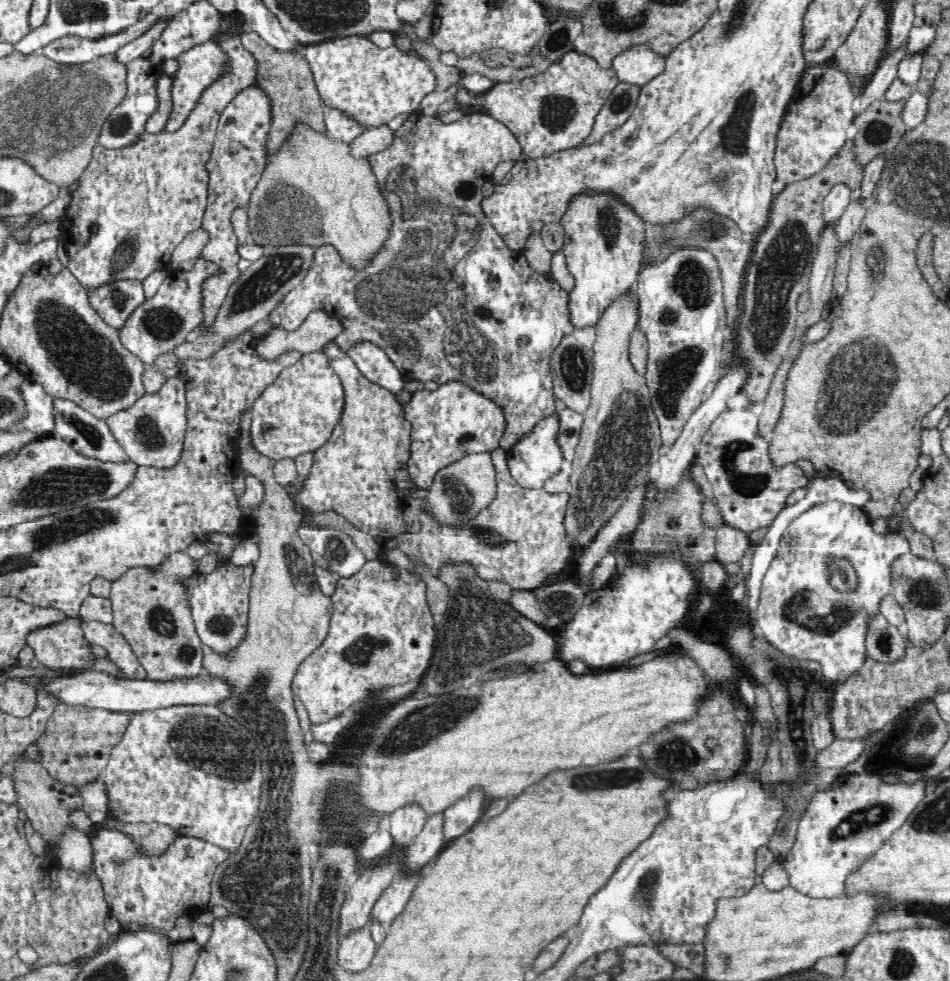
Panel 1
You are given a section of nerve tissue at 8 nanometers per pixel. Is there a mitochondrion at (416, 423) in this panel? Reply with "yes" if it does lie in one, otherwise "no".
no

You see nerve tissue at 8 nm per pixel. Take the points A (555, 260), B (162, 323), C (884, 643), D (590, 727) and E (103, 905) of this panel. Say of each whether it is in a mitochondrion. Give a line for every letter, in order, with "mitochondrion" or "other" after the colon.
A: other
B: mitochondrion
C: other
D: other
E: other

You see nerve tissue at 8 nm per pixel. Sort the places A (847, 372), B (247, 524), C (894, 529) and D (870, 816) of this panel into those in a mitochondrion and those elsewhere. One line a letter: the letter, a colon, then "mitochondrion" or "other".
A: mitochondrion
B: other
C: other
D: mitochondrion

